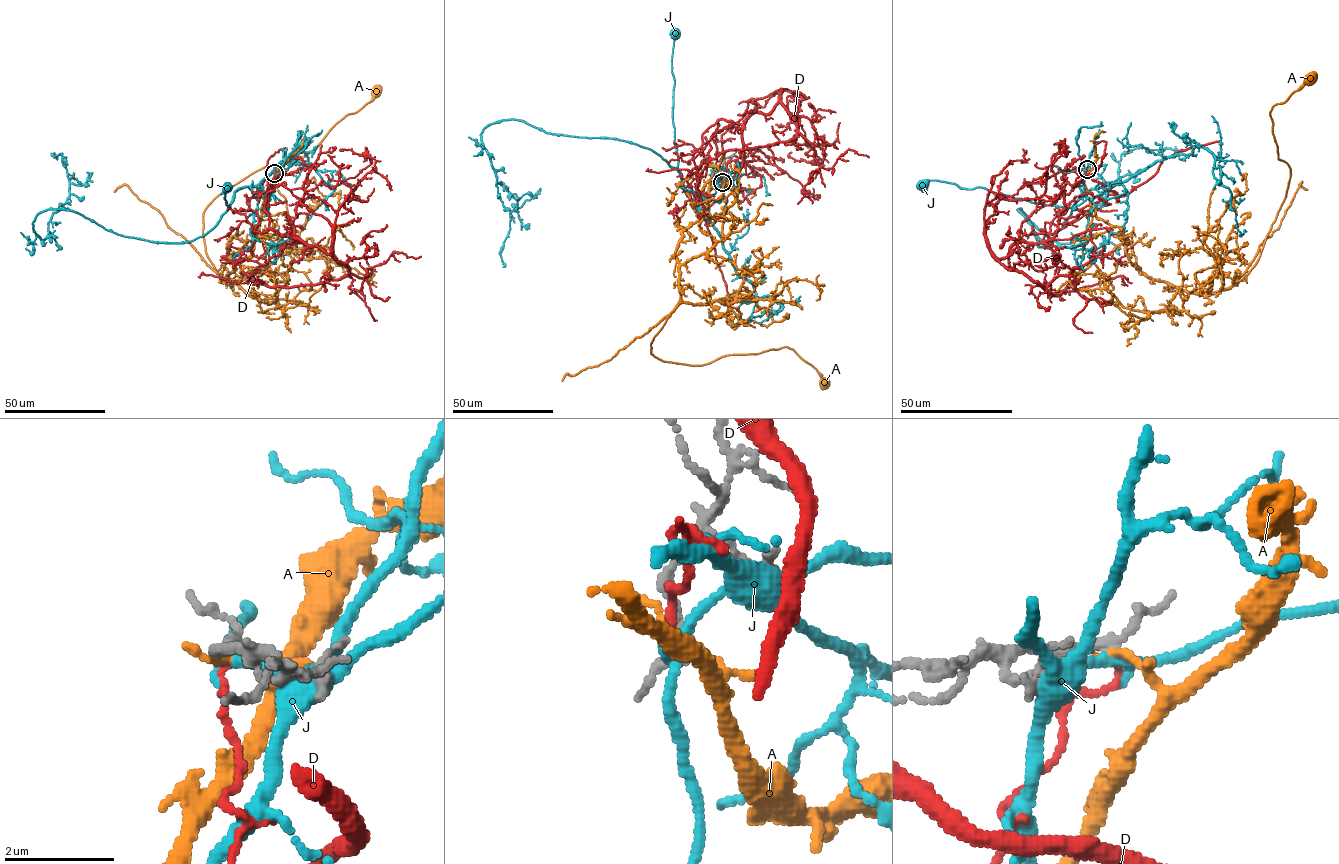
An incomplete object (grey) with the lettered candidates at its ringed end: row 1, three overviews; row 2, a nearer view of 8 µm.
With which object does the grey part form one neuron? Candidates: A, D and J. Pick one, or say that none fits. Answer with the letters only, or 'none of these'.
none of these

